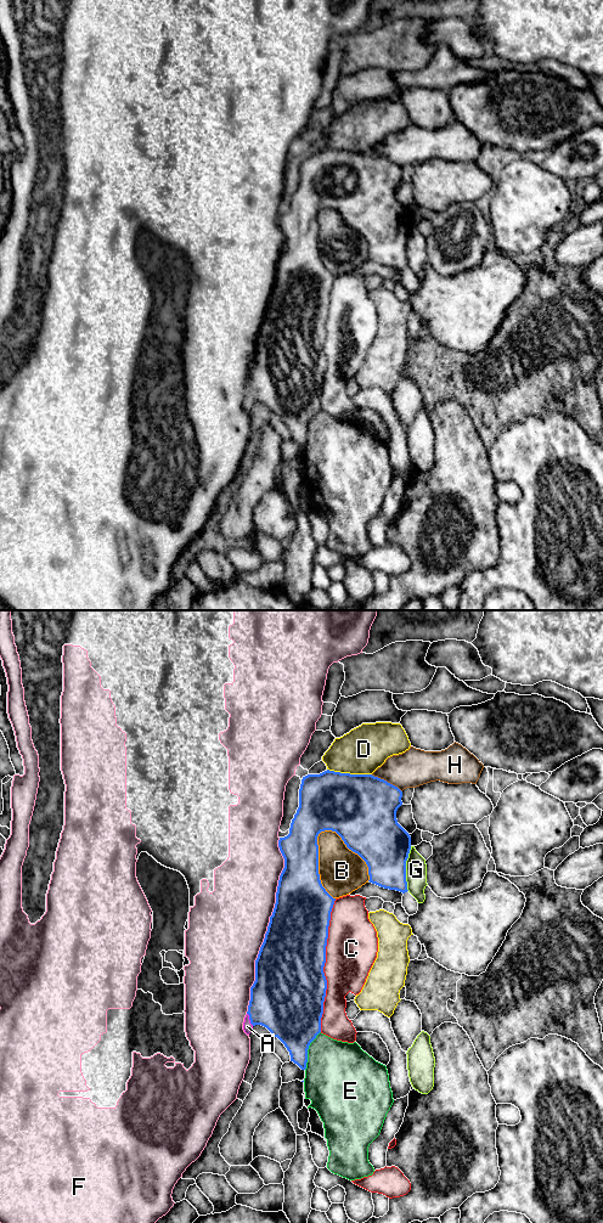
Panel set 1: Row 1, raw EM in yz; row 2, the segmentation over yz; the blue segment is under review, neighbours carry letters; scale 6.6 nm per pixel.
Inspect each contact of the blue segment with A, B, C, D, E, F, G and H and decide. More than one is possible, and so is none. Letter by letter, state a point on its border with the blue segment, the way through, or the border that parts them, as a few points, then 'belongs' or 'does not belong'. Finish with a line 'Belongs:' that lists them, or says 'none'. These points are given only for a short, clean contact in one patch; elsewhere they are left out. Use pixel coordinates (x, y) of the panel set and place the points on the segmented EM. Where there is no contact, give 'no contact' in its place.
A: contact yz (249, 1019); way yz (282, 1001), (249, 1019), (247, 1026); belongs
B: contact yz (317, 863); does not belong
C: contact yz (323, 965); does not belong
D: contact yz (349, 773); does not belong
E: contact yz (306, 1050); does not belong
F: contact yz (269, 925); does not belong
G: contact yz (405, 868); border yz (411, 846), (406, 861), (407, 890); does not belong
H: contact yz (385, 781); does not belong
Belongs: A

